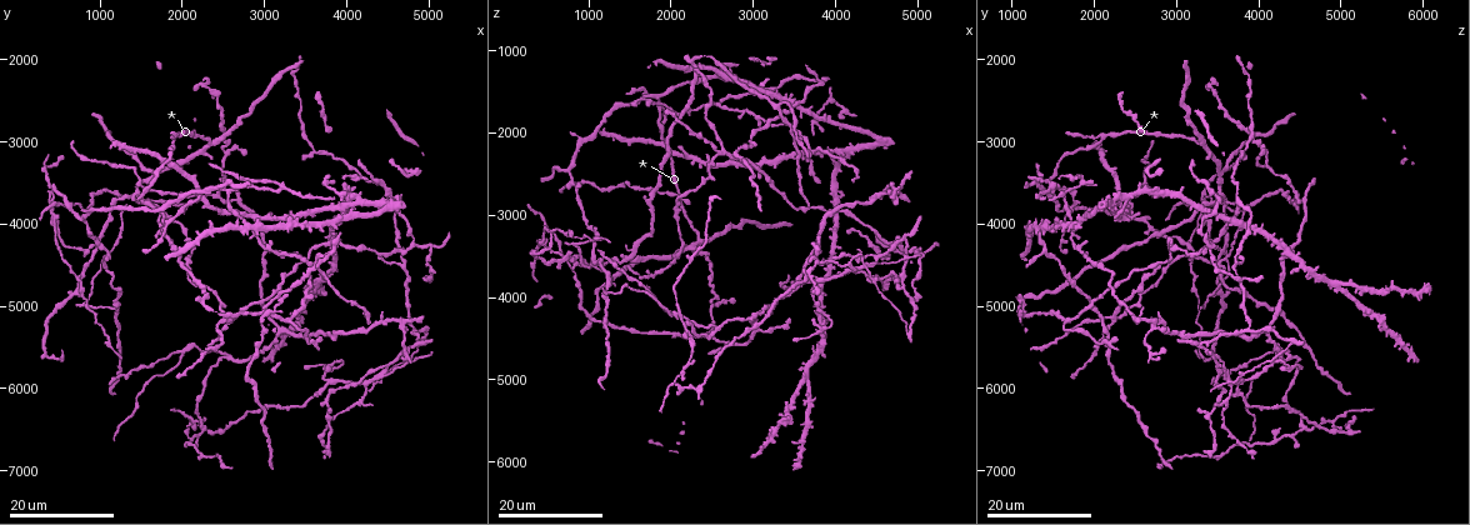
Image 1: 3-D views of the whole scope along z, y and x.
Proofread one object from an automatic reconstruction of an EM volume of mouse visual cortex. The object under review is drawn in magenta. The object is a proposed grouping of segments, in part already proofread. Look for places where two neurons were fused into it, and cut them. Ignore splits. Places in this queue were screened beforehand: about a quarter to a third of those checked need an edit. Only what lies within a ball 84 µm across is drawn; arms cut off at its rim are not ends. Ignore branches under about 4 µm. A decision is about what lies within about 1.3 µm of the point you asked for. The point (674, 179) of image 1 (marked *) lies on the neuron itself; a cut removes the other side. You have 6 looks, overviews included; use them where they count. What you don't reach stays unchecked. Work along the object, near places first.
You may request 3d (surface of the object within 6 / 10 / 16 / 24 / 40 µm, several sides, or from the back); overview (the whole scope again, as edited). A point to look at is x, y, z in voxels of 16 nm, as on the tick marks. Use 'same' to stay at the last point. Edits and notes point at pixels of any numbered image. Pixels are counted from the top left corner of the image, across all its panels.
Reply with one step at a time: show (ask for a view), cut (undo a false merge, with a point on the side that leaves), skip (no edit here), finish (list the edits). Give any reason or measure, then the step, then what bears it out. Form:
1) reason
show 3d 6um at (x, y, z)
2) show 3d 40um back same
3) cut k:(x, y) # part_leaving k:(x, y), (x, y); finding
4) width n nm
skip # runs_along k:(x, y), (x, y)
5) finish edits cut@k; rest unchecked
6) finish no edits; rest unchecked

side arm on a straight run
show 3d 24um at (2700, 3700, 4550)

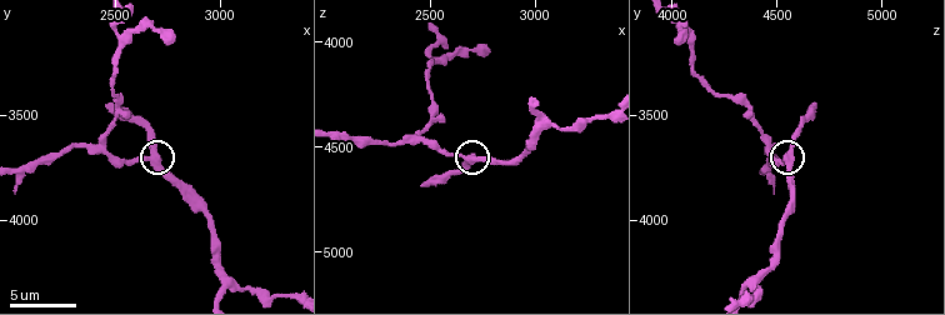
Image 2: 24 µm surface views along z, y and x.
show 3d 10um at (2680, 3700, 4560)

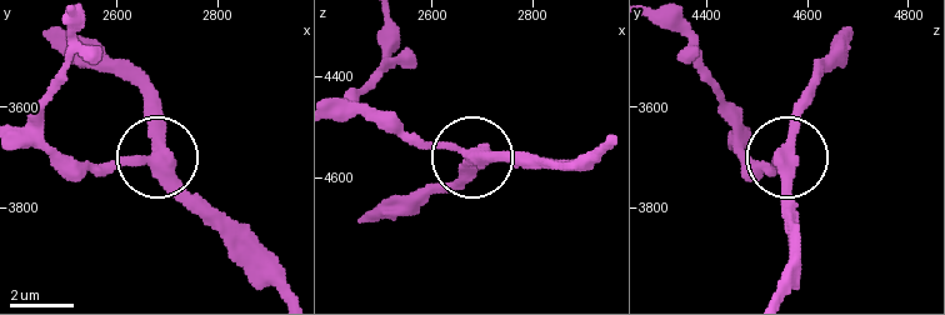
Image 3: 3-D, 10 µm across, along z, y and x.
skip # runs_along 3:(25, 138), (89, 163), (146, 159), (154, 146), (154, 84); one neuron here

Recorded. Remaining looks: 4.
show 3d 16um at (4000, 3550, 2600)

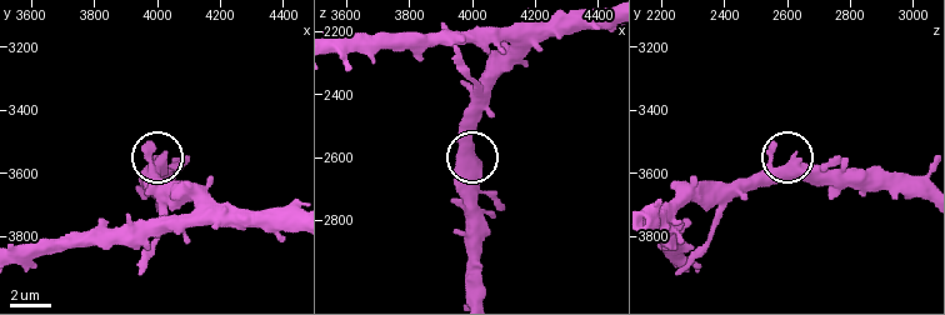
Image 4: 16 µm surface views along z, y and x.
zoom in
show 3d 10um at (3970, 3570, 2540)

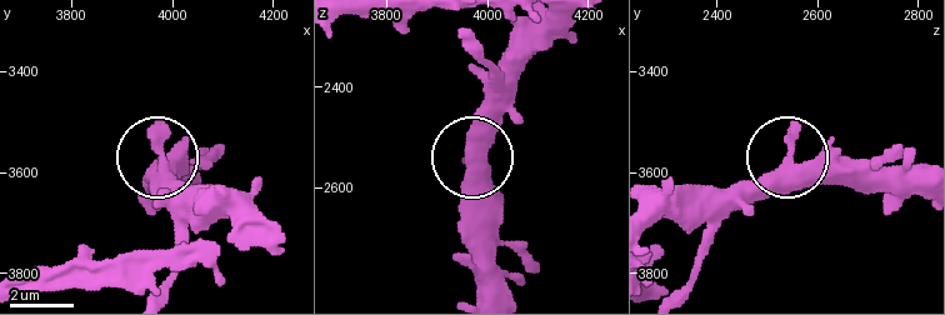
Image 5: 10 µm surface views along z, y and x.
width 490 nm
skip # continuous, no second neuron

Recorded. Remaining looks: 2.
arms part here
show 3d 16um at (4850, 5300, 3850)

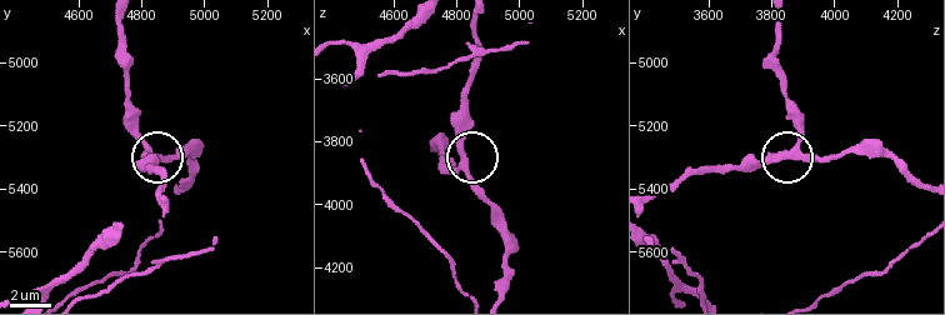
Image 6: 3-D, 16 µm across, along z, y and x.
zoom in
show 3d 10um at (4840, 5300, 3880)

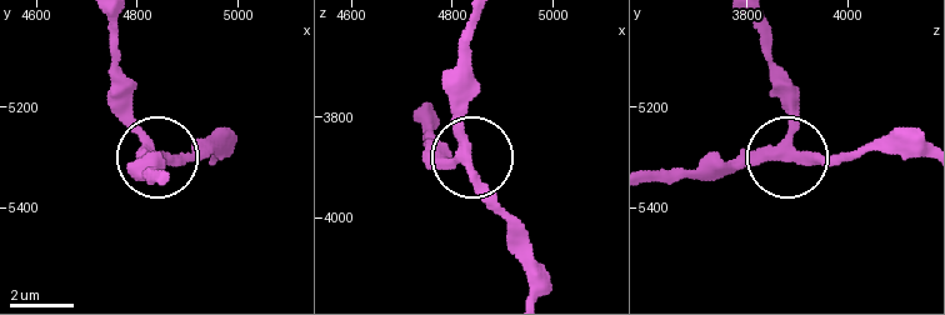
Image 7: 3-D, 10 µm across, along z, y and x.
side_arm 34 um
skip # one neuron here

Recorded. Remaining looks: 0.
finish no edits; rest unchecked

